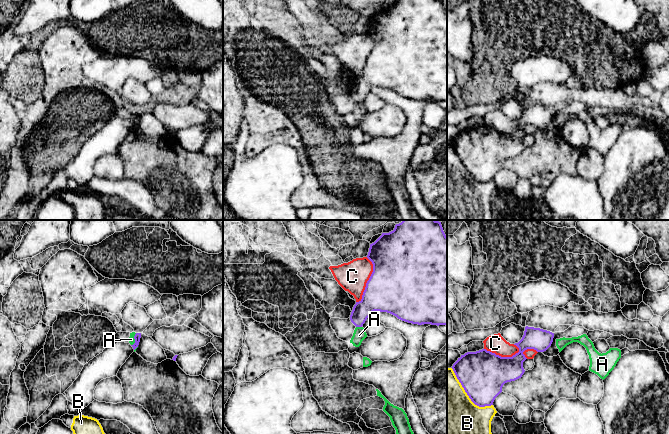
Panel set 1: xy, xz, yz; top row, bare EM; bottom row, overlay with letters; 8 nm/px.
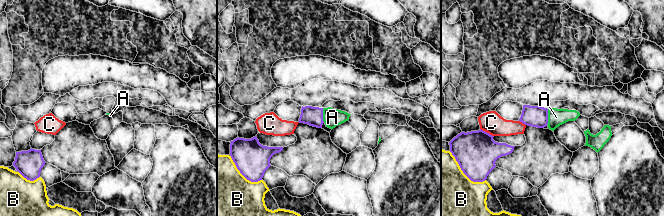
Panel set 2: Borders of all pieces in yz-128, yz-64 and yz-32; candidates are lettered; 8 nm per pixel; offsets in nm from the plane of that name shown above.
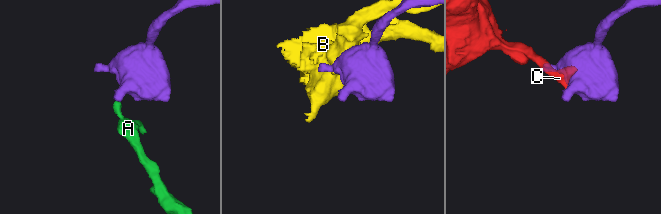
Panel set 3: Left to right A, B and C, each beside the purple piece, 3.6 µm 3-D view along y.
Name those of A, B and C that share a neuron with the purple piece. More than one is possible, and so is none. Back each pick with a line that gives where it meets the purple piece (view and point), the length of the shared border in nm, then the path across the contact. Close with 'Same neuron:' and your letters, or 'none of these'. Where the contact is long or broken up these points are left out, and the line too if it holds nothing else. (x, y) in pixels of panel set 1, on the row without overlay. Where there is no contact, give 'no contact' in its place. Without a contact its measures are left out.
Same neuron: none of these

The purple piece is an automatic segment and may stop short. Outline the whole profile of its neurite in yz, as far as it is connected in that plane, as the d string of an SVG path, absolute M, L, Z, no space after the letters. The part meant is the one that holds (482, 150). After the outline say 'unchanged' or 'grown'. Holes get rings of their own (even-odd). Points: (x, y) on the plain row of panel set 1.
M525 103L522 115L515 119L519 128L512 133L501 133L482 125L467 128L453 140L452 145L471 177L479 182L491 182L502 168L505 159L522 153L523 128L534 125L546 127L552 120L554 109L534 103Z; unchanged

